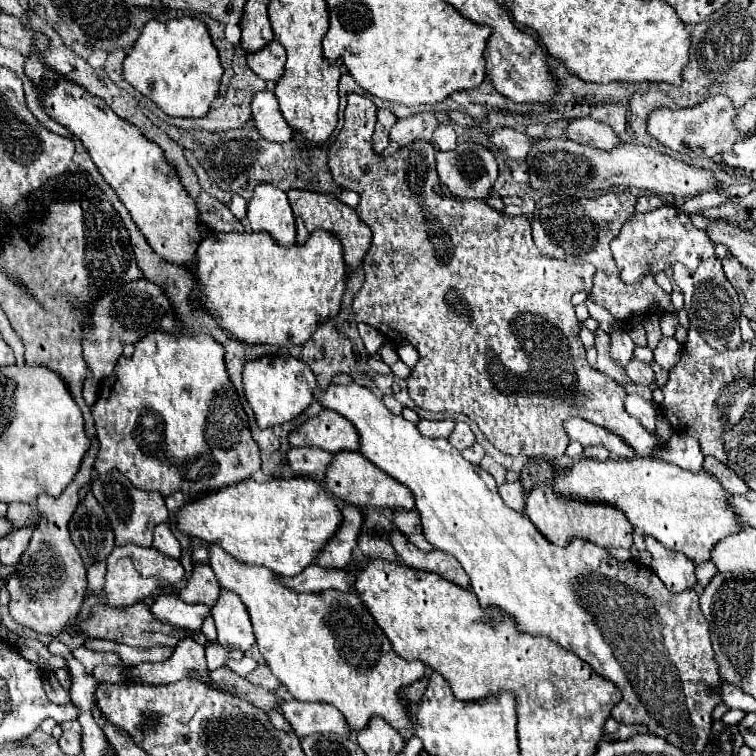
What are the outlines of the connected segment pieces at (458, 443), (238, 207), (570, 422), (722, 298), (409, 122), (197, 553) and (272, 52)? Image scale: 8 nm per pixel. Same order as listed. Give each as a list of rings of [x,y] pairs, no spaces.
[[[457,423],[455,425],[455,429],[453,429],[453,433],[449,435],[449,439],[447,439],[455,449],[465,449],[467,445],[471,445],[471,443],[475,443],[475,435],[471,433],[471,429],[469,429],[469,425],[467,423]]]
[[[233,195],[233,201],[231,201],[229,209],[231,209],[231,213],[233,213],[239,221],[243,221],[245,215],[247,215],[247,201],[245,201],[243,197],[239,197],[239,195]]]
[[[573,417],[573,419],[567,419],[563,423],[563,429],[571,441],[579,441],[583,447],[601,445],[609,453],[613,453],[613,457],[633,457],[631,447],[627,447],[617,435],[613,435],[613,433],[605,431],[603,427],[597,427],[589,421]]]
[[[717,245],[717,251],[711,259],[701,263],[697,271],[685,269],[681,263],[673,267],[673,281],[679,285],[683,297],[685,297],[685,311],[689,315],[689,321],[697,331],[701,331],[701,337],[717,351],[737,349],[741,347],[741,331],[739,331],[739,315],[741,315],[741,303],[739,295],[733,287],[721,285],[721,259],[727,255],[725,247]]]
[[[417,113],[411,117],[399,119],[391,127],[389,139],[395,141],[399,147],[407,147],[409,143],[413,143],[417,139],[431,141],[435,127],[437,127],[437,119],[433,113]]]
[[[193,541],[193,547],[191,547],[191,557],[193,557],[195,561],[209,563],[209,551],[207,551],[207,547],[205,547],[201,541]]]
[[[271,41],[267,47],[247,53],[247,65],[265,81],[277,81],[285,67],[285,49],[281,43]]]

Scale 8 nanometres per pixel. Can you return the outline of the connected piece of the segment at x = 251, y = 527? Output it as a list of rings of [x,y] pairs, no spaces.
[[[303,475],[295,477],[273,477],[267,481],[255,481],[247,479],[237,485],[229,485],[225,489],[209,491],[201,495],[201,499],[191,499],[187,501],[179,511],[177,511],[177,529],[191,537],[191,539],[201,539],[207,545],[219,545],[227,553],[231,553],[235,559],[249,563],[249,565],[259,565],[267,567],[277,575],[287,575],[293,577],[301,573],[305,567],[309,567],[315,559],[315,555],[323,549],[323,545],[333,537],[333,533],[341,525],[341,511],[333,497],[325,491],[325,487]]]

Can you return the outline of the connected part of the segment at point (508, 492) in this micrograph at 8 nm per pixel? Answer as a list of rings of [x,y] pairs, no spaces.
[[[515,481],[515,483],[505,483],[499,487],[499,495],[501,499],[505,501],[507,507],[515,511],[523,511],[523,505],[525,505],[525,497],[523,497],[523,487],[521,487],[521,481]]]

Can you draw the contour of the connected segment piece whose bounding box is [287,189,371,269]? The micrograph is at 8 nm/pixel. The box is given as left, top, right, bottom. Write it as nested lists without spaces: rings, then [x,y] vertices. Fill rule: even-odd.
[[[293,189],[287,193],[291,209],[295,213],[295,221],[297,221],[297,245],[305,243],[311,235],[311,231],[315,229],[325,229],[329,233],[333,233],[341,245],[343,245],[343,255],[345,255],[345,263],[351,269],[361,267],[365,253],[371,247],[371,231],[369,227],[359,221],[355,209],[343,205],[339,199],[331,197],[331,195],[319,195],[319,193],[311,193],[311,191],[301,191],[301,189]]]

